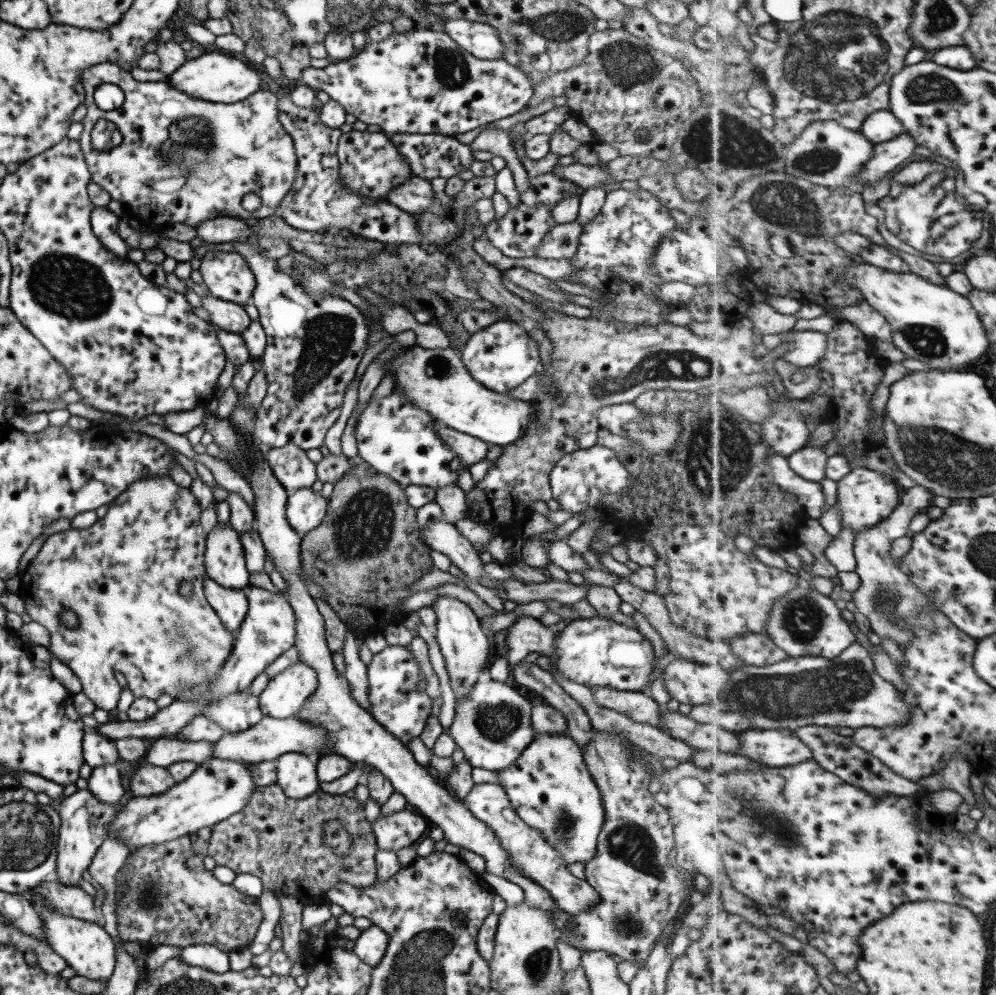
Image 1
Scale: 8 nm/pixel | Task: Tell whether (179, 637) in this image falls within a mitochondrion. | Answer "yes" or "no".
yes

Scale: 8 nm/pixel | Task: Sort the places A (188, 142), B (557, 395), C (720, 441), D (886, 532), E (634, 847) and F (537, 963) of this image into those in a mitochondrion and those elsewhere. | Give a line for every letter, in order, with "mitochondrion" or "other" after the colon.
A: mitochondrion
B: mitochondrion
C: mitochondrion
D: other
E: mitochondrion
F: mitochondrion

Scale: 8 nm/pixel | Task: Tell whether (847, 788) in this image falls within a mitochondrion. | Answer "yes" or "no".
no

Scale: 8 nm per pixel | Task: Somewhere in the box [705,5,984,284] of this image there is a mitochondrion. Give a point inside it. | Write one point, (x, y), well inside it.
(846, 38)

